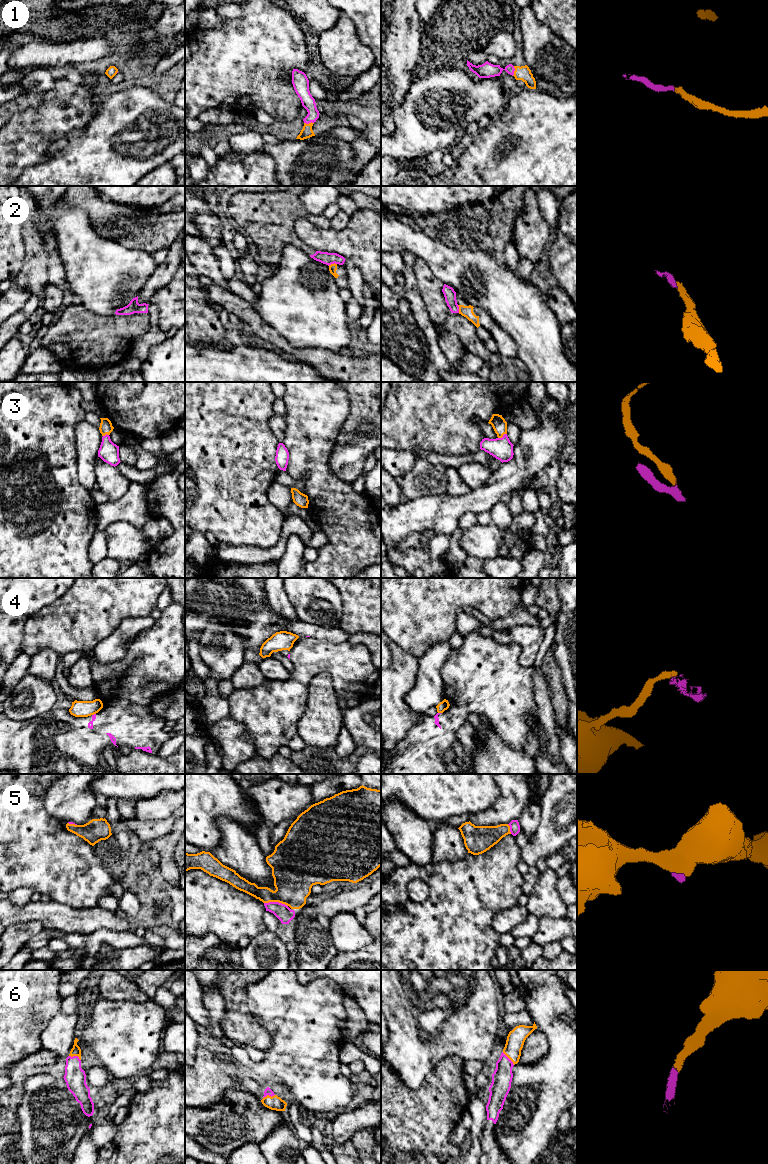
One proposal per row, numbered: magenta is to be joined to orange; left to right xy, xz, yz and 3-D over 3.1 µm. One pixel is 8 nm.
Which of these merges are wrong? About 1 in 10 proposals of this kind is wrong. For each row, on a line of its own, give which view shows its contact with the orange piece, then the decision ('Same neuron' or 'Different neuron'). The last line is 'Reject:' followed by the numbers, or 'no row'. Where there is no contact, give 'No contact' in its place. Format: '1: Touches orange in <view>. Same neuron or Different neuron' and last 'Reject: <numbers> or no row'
1: Touches orange in xz. Same neuron
2: Touches orange in xz. Different neuron
3: Touches orange in yz. Same neuron
4: Touches orange in xy. Different neuron
5: Touches orange in xz. Same neuron
6: Touches orange in xy. Same neuron
Reject: 2, 4

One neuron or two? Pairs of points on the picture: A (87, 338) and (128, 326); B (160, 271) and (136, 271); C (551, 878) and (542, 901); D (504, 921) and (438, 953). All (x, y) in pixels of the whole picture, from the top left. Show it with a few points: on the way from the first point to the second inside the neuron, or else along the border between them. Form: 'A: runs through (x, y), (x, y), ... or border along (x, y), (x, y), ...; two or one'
A: runs through (97, 338), (109, 338), (118, 331); one
B: border along (157, 266), (141, 291); two
C: runs through (546, 884), (545, 895); one
D: border along (507, 908), (492, 920), (492, 927), (499, 934); two

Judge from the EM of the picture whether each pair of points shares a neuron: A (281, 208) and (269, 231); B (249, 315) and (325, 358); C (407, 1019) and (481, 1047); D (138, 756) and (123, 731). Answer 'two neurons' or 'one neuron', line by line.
A: one neuron
B: one neuron
C: one neuron
D: two neurons

